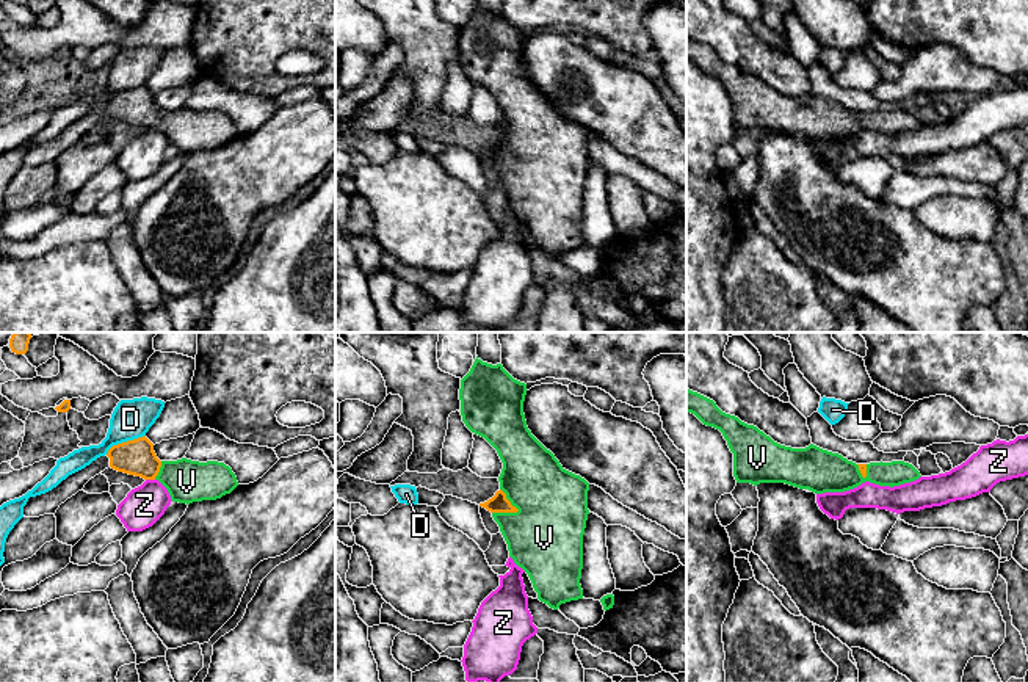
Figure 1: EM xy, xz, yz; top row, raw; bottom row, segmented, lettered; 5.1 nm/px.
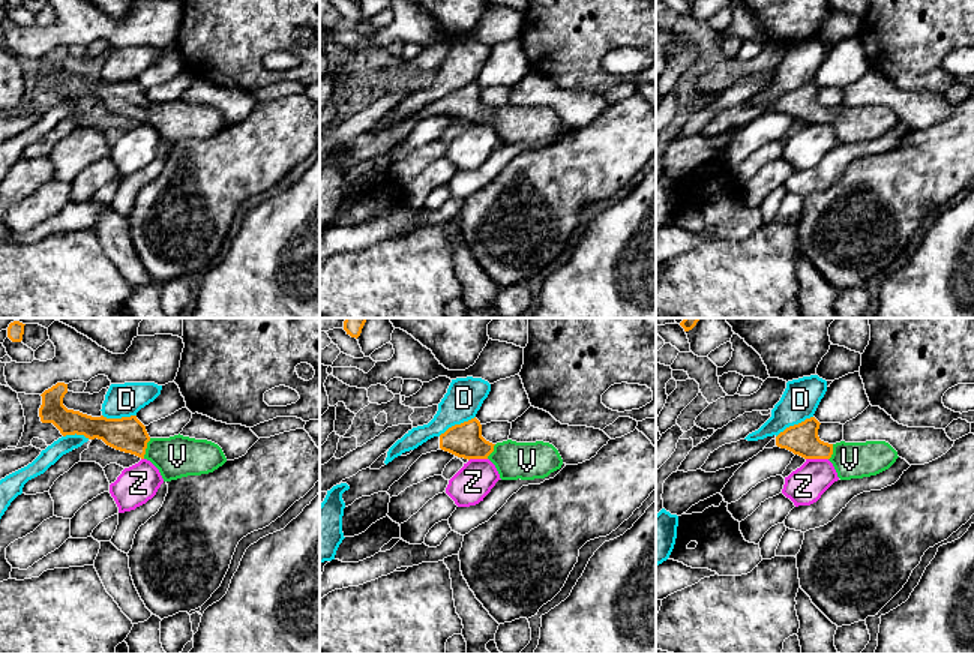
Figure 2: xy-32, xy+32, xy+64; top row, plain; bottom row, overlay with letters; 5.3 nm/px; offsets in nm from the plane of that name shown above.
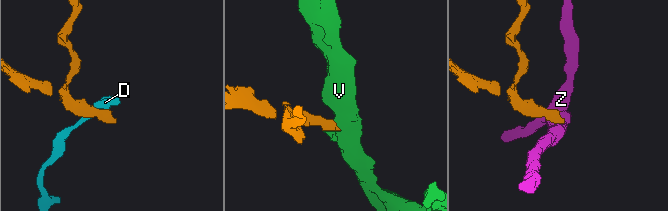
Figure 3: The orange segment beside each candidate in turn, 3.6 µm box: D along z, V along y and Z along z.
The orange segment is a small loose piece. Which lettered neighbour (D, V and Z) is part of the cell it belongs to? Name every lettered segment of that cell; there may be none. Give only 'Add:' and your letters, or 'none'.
Add: V

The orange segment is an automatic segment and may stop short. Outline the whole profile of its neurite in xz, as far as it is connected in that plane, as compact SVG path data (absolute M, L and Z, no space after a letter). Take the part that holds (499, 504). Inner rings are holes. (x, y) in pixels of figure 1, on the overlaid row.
M476 356L470 372L461 379L461 415L465 426L484 437L503 463L500 489L480 506L492 513L509 557L528 574L538 599L558 610L561 604L583 599L580 579L589 483L566 470L531 434L523 414L525 395L525 383L514 379L501 364L492 365Z

